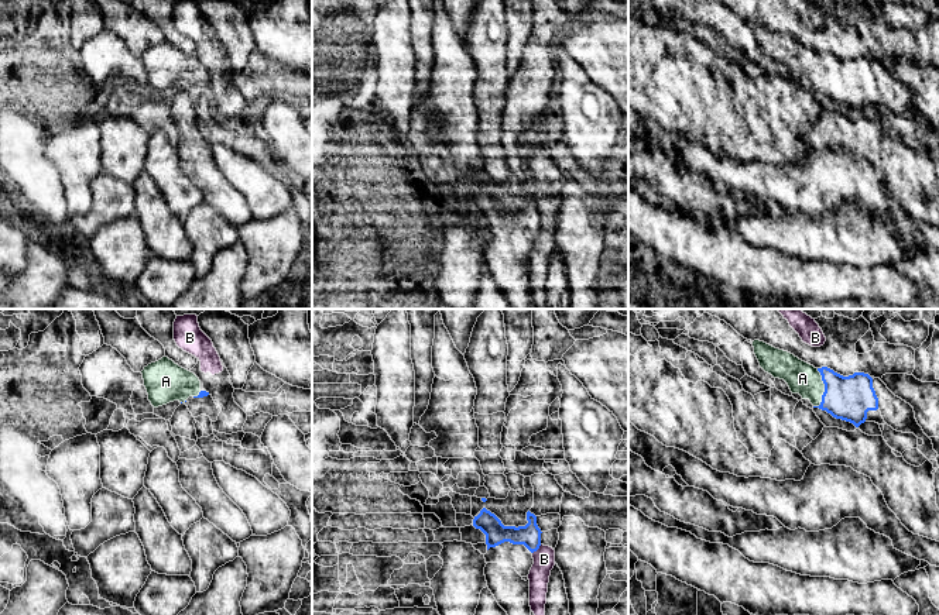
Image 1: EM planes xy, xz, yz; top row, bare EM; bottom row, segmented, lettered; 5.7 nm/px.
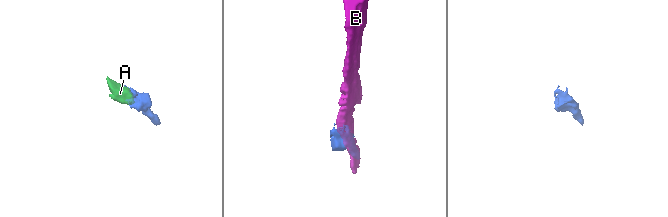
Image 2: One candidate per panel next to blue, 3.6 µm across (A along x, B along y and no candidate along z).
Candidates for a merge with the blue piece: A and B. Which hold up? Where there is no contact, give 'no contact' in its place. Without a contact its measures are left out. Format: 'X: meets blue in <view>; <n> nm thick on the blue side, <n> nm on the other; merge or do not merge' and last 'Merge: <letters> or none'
A: meets blue in yz; 260 nm thick on the blue side, 180 nm on the other; merge
B: meets blue in xz; 130 nm thick on the blue side, 130 nm on the other; do not merge
Merge: A

